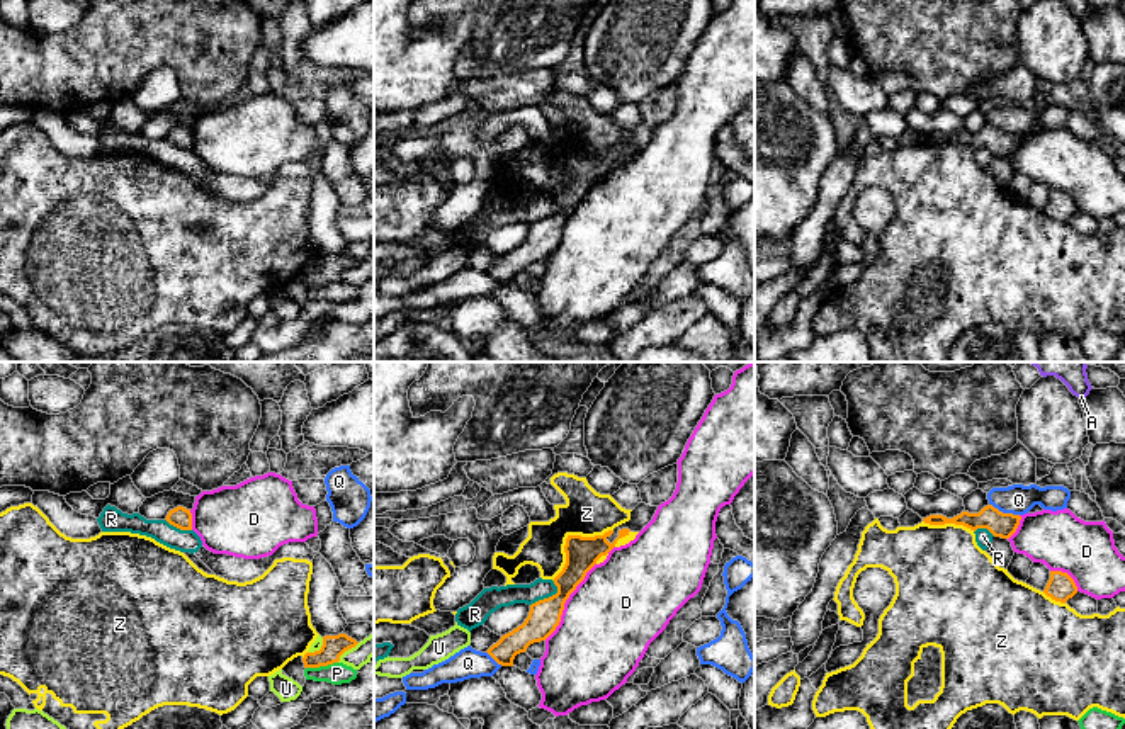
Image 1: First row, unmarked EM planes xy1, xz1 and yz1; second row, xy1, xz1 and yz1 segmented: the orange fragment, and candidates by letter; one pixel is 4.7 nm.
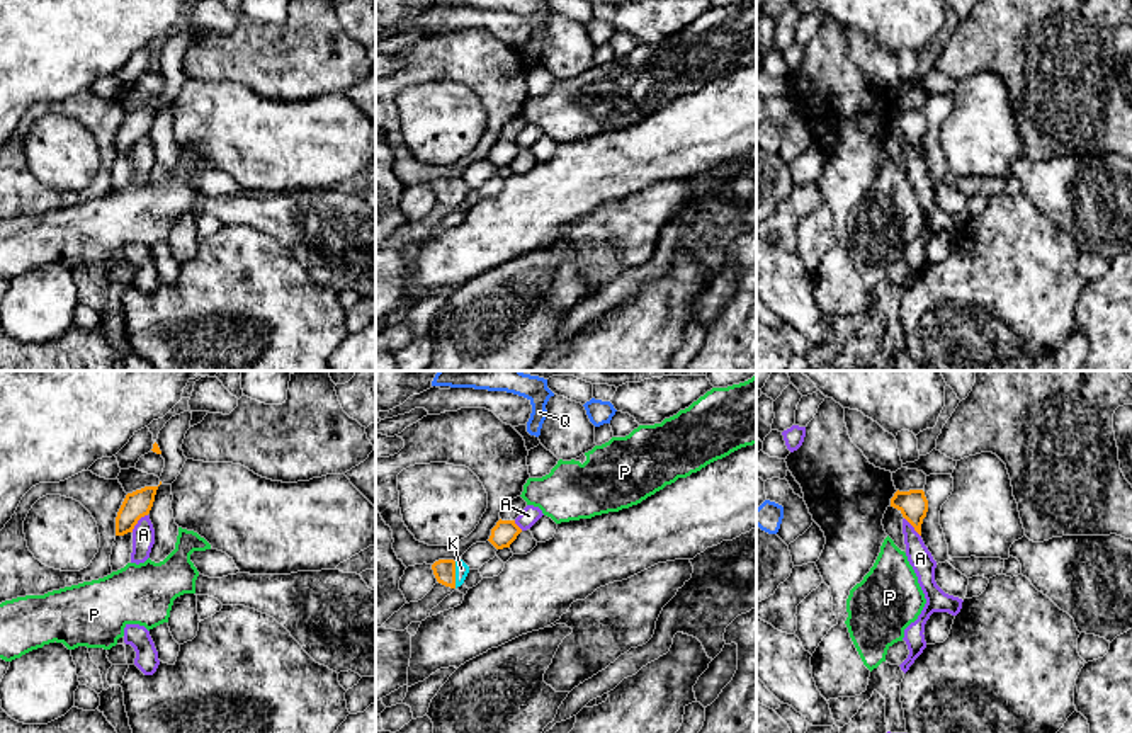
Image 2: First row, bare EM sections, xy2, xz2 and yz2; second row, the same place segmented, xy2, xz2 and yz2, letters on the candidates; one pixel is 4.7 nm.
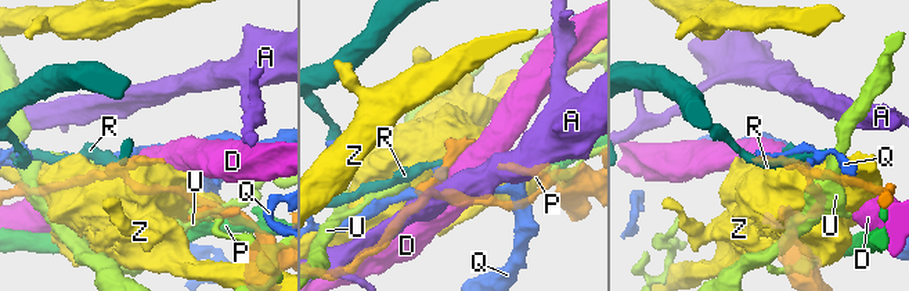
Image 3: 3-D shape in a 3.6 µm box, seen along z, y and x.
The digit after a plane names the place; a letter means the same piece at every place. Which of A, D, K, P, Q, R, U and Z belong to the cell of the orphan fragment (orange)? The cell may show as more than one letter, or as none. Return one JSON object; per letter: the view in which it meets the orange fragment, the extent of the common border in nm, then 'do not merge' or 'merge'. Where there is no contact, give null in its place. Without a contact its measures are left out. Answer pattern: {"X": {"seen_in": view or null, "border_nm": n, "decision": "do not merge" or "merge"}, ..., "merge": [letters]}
{"A": {"seen_in": "xy2", "border_nm": 120, "decision": "do not merge"}, "D": {"seen_in": "xz1", "border_nm": 440, "decision": "do not merge"}, "K": {"seen_in": "xz2", "border_nm": 130, "decision": "merge"}, "P": {"seen_in": "xy1", "border_nm": 160, "decision": "do not merge"}, "Q": {"seen_in": "yz1", "border_nm": 160, "decision": "do not merge"}, "R": {"seen_in": "xz1", "border_nm": 170, "decision": "do not merge"}, "U": {"seen_in": "xy1", "border_nm": 140, "decision": "do not merge"}, "Z": {"seen_in": "xz1", "border_nm": 380, "decision": "do not merge"}, "merge": ["K"]}

